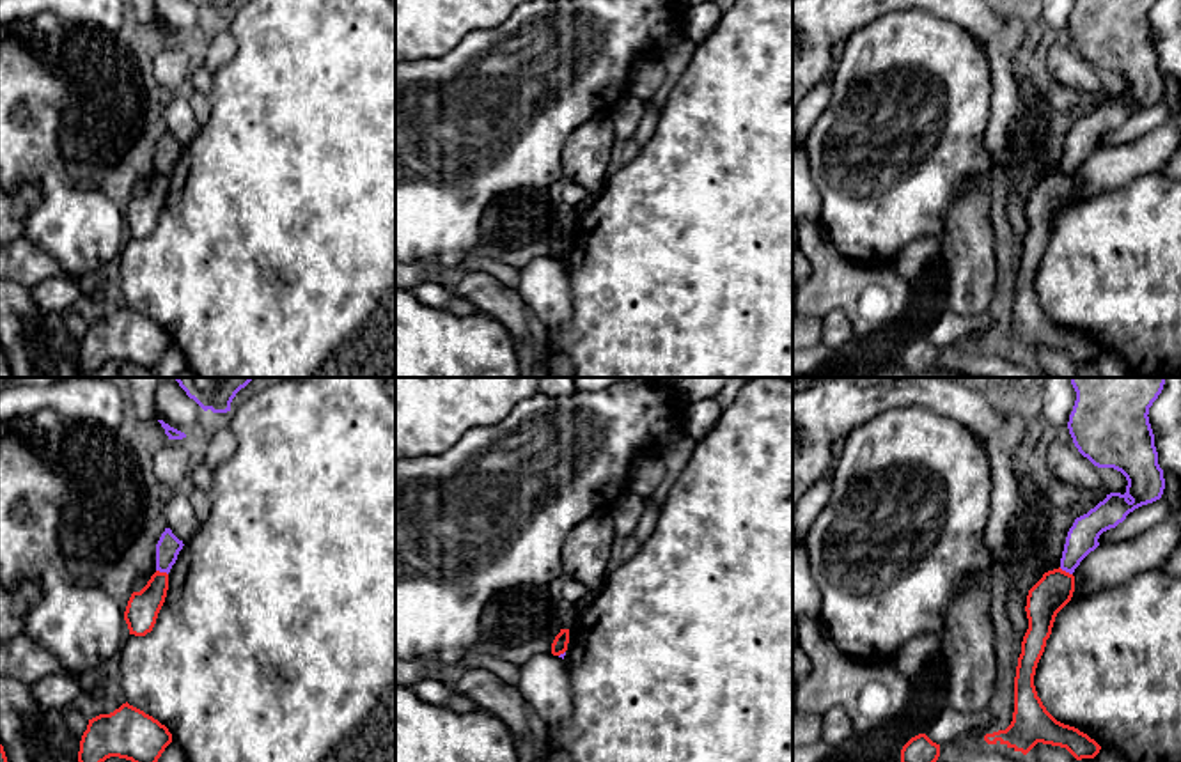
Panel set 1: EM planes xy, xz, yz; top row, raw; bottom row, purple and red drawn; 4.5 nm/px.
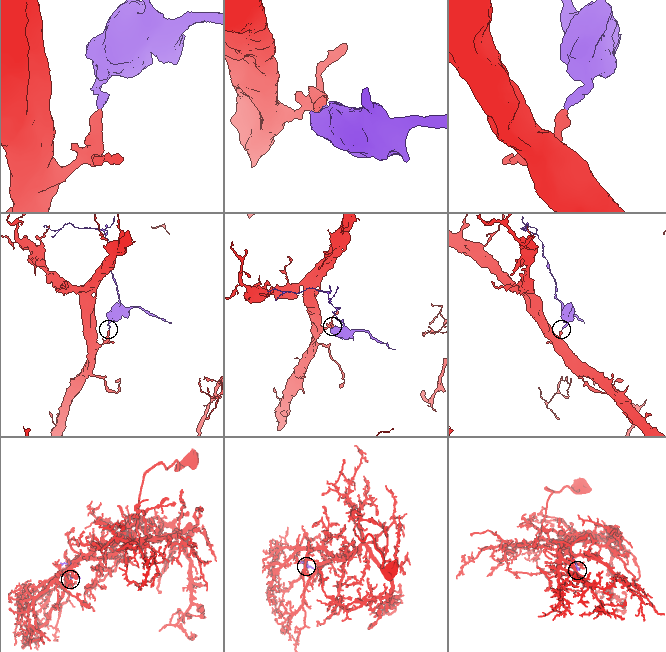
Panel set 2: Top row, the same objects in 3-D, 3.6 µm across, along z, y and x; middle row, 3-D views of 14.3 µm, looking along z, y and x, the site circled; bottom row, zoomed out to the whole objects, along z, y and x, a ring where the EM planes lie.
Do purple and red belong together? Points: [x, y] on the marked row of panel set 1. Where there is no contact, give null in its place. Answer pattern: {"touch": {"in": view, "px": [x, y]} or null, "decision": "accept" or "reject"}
{"touch": {"in": "yz", "px": [1066, 571]}, "decision": "reject"}

